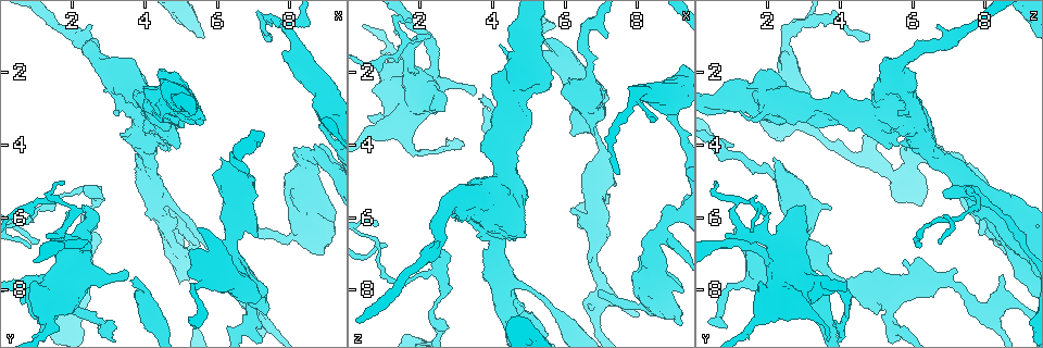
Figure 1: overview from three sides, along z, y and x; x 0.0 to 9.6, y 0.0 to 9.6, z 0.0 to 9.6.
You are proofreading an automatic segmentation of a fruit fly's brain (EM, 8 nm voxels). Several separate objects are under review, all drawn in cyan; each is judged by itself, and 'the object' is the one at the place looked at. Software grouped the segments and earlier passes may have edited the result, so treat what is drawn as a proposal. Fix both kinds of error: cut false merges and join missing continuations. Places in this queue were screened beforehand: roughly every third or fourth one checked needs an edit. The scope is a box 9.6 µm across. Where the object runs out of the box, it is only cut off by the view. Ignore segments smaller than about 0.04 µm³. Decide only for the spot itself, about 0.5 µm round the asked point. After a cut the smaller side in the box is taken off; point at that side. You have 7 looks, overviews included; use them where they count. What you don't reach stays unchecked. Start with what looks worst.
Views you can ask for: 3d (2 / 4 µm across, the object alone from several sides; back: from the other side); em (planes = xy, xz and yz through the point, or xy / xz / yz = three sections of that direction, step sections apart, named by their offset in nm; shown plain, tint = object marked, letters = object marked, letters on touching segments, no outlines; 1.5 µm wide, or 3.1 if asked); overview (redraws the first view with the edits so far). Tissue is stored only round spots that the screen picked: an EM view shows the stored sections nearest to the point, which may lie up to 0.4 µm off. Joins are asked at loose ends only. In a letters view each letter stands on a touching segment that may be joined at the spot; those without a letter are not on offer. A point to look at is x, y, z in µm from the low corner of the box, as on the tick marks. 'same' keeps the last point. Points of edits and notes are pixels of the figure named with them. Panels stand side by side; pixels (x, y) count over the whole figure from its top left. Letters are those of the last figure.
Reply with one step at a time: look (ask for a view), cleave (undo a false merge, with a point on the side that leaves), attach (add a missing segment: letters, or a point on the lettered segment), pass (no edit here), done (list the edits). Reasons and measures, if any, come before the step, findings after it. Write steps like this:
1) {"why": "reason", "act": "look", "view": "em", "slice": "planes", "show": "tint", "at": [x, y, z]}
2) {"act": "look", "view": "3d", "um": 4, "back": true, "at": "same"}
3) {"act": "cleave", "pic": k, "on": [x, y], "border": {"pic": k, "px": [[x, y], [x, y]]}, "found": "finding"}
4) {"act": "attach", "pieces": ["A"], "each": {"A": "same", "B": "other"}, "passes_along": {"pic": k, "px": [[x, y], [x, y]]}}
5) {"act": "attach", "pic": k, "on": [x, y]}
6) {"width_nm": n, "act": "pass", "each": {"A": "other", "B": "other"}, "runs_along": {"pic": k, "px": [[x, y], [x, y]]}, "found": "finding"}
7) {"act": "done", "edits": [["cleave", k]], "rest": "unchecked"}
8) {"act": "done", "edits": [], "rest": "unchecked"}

{"why": "thick turns thin", "act": "look", "view": "3d", "um": 4, "back": true, "at": [2.60, 5.30, 7.70]}

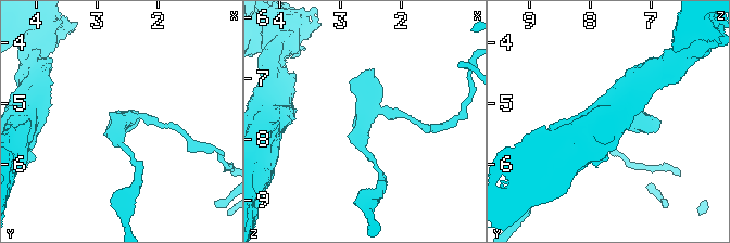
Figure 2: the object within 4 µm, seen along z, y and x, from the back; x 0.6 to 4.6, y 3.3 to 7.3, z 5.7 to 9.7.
{"why": "need the tissue", "act": "look", "view": "em", "slice": "planes", "show": "letters", "at": [2.60, 5.25, 7.65]}

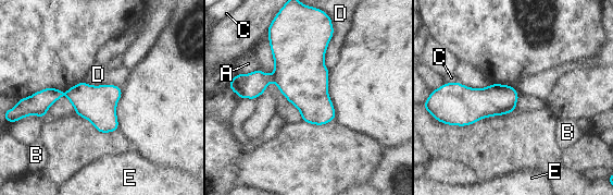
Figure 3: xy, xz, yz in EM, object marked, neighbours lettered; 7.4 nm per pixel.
{"act": "cleave", "pic": 3, "on": [252, 85], "each": {"A": "other", "B": "other", "C": "other", "D": "other", "E": "other"}, "border": {"pic": 3, "px": [[273, 74], [274, 80]]}, "found": "a second cell is stuck on"}

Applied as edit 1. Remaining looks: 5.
{"why": "arms part here", "act": "look", "view": "3d", "um": 2, "at": [6.95, 7.80, 5.90]}

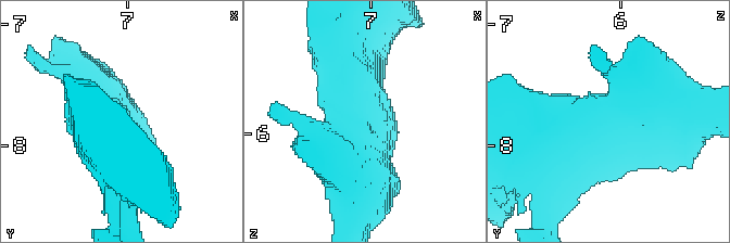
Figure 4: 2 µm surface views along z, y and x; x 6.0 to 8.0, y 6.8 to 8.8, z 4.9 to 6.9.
{"why": "now the EM", "act": "look", "view": "em", "slice": "planes", "show": "letters", "at": [6.88, 7.80, 5.88]}

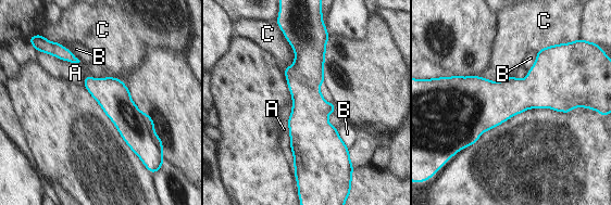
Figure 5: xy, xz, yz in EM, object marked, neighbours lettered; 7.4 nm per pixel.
{"act": "pass", "each": {"A": "other", "B": "other", "C": "other"}, "border": {"pic": 5, "px": [[288, 42], [294, 63], [284, 67]]}, "found": "all the same cell"}

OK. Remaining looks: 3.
{"act": "done", "edits": [["cleave", 3]], "rest": "unchecked"}

